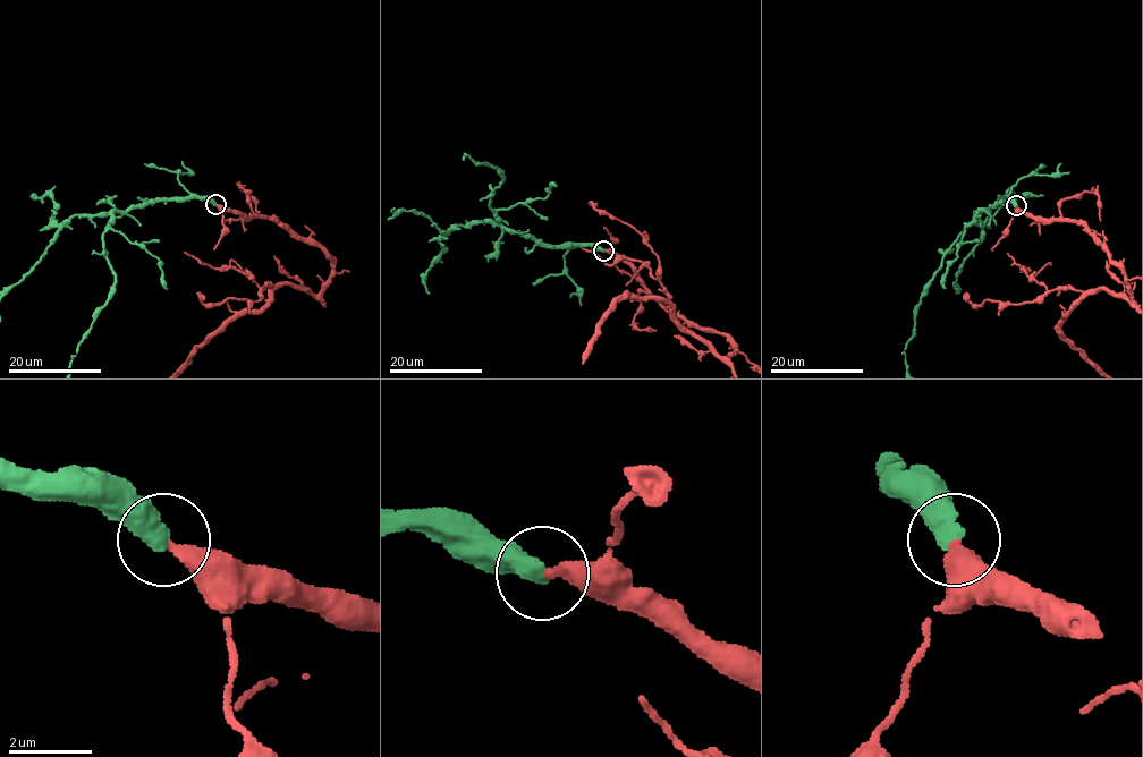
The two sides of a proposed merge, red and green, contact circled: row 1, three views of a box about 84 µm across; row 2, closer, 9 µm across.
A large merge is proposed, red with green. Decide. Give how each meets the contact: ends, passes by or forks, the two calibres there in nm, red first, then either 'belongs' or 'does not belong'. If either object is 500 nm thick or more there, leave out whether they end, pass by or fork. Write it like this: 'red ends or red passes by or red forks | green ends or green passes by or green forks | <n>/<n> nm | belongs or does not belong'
320/550 nm | belongs

